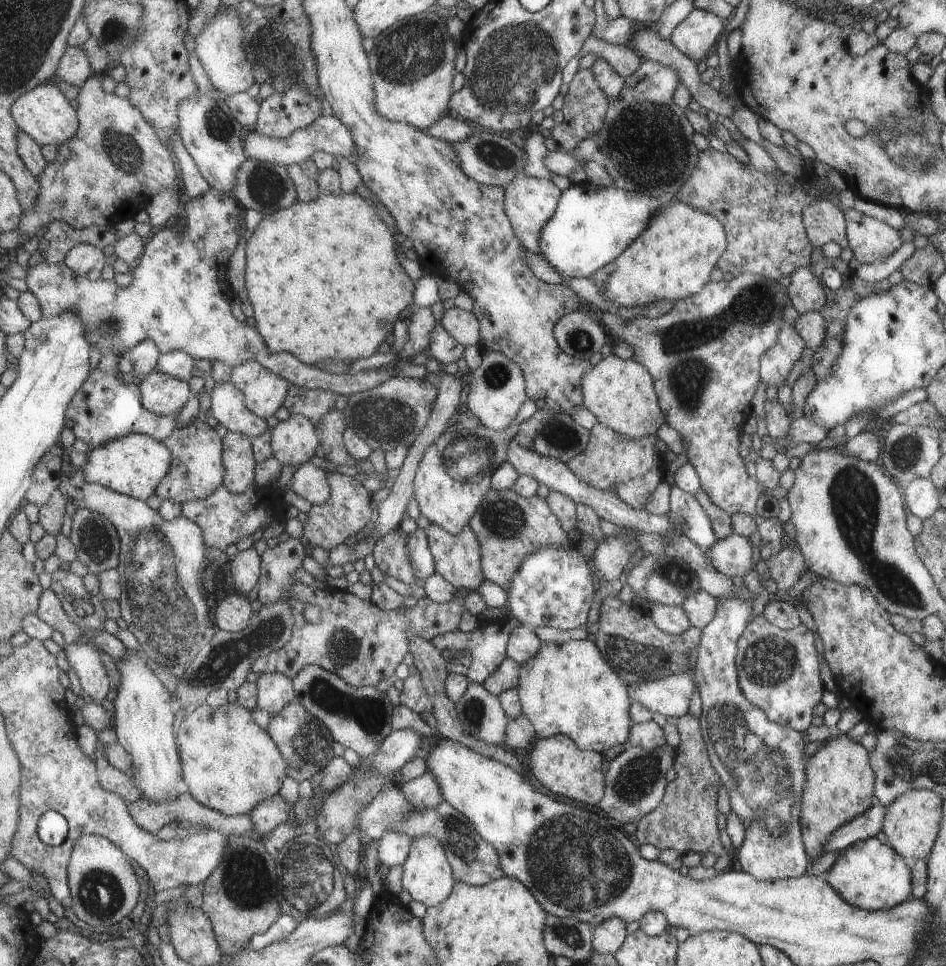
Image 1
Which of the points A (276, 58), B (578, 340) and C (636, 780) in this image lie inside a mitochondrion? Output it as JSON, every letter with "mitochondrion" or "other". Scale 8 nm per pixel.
{"A":"mitochondrion","B":"mitochondrion","C":"mitochondrion"}

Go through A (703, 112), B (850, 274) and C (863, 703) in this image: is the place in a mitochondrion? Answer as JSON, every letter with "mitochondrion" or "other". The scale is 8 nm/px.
{"A":"other","B":"other","C":"other"}

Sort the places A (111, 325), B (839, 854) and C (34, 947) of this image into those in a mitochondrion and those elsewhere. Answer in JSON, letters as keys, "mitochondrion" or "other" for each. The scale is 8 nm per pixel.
{"A":"mitochondrion","B":"other","C":"other"}

